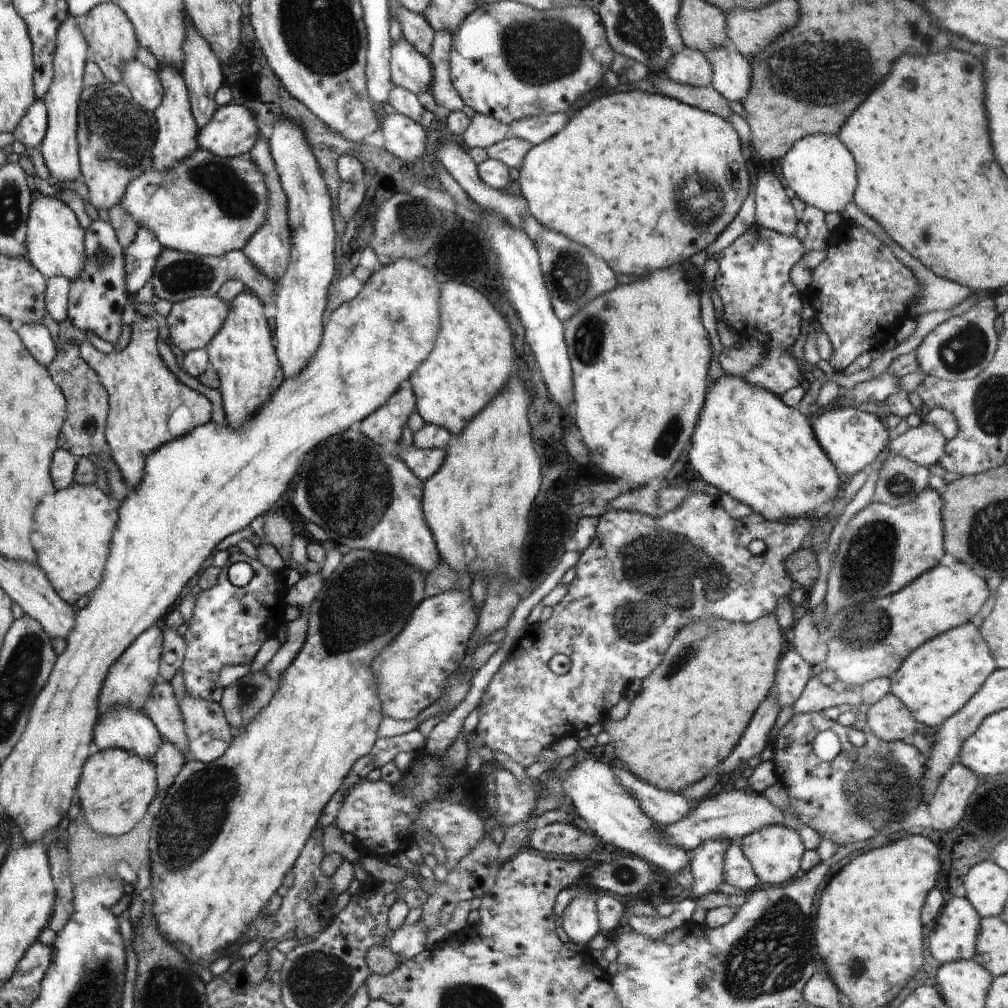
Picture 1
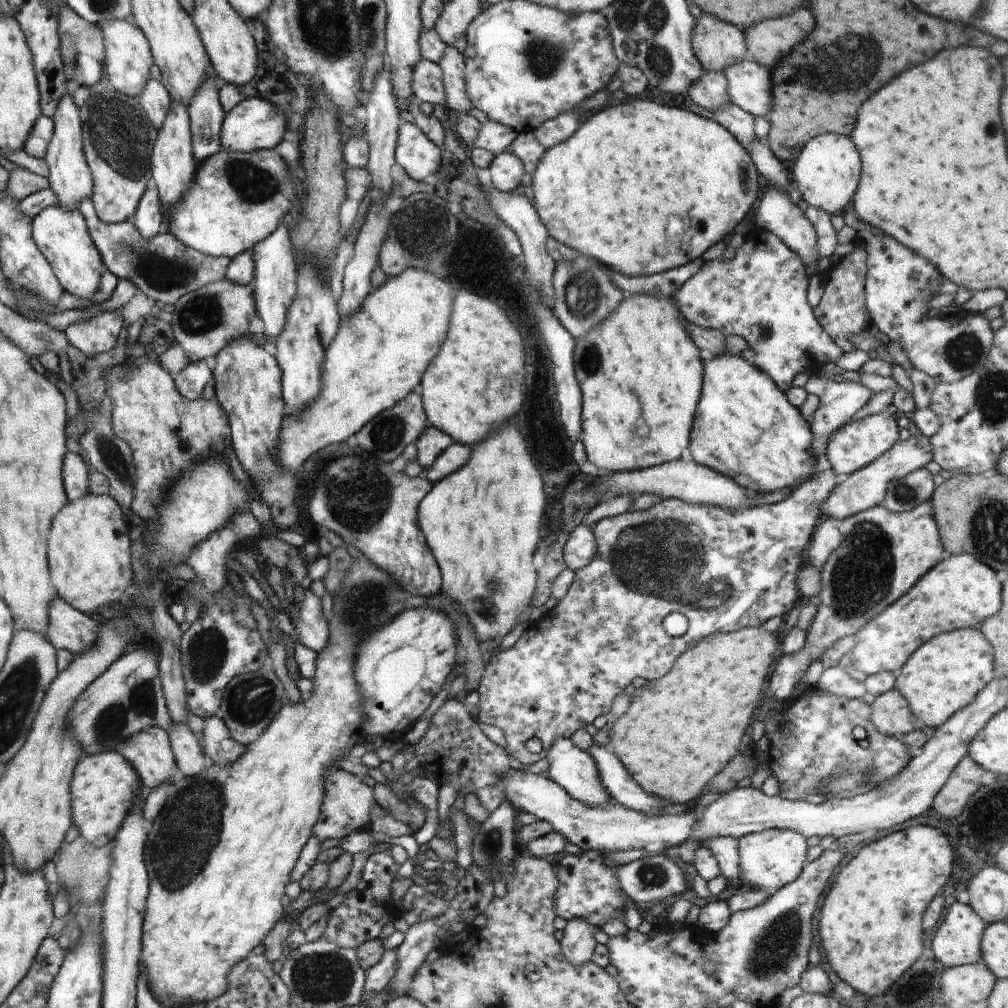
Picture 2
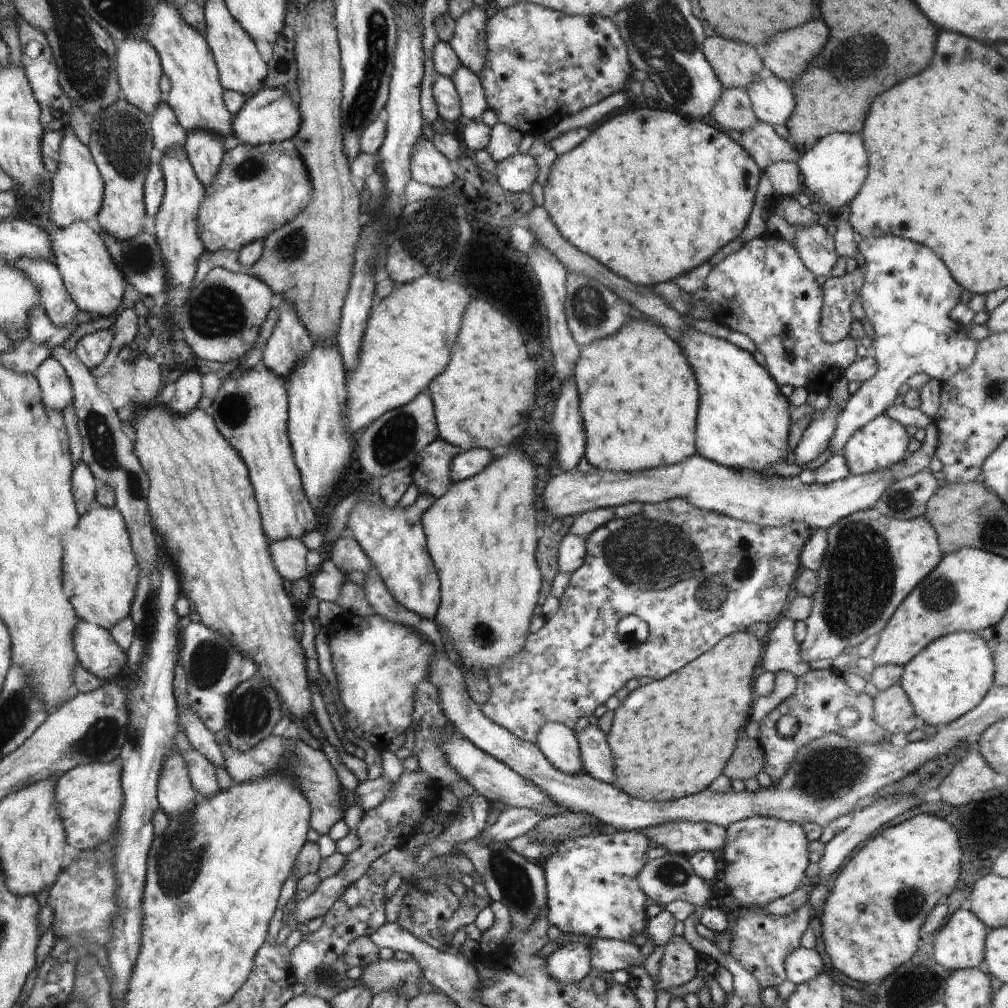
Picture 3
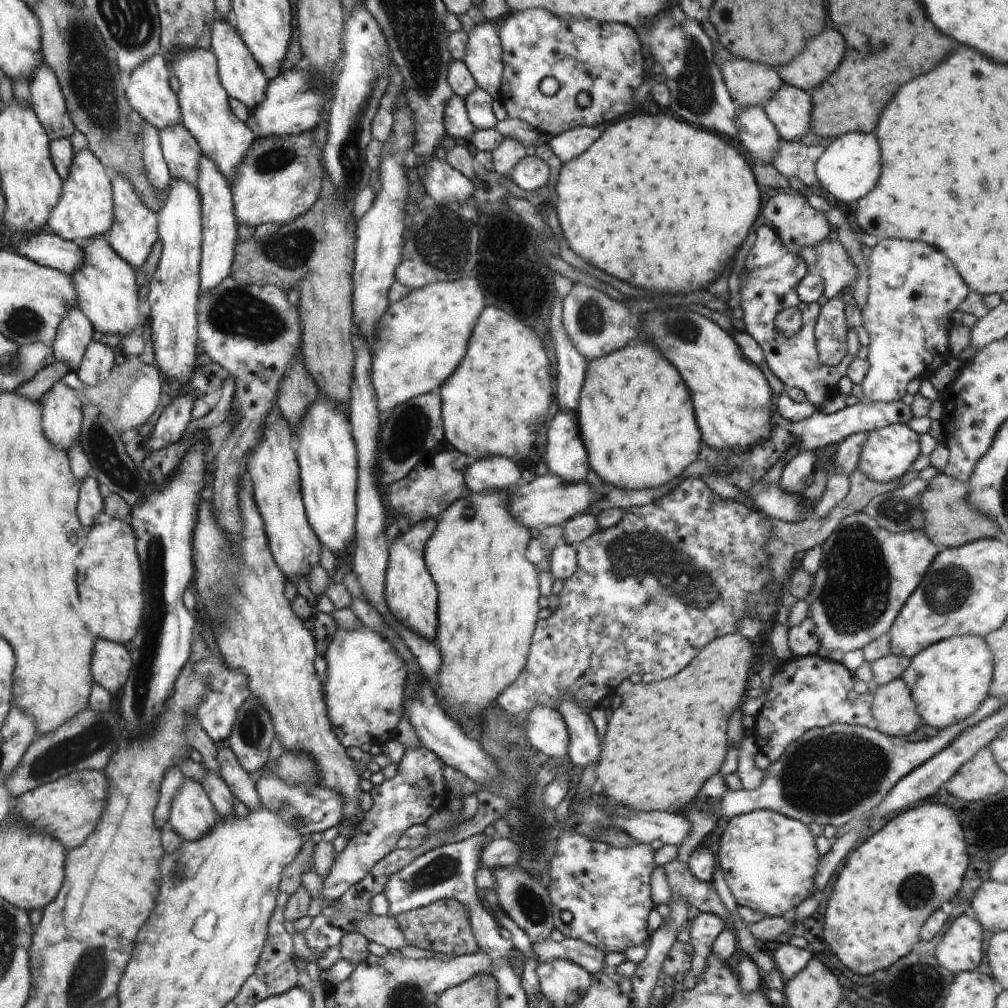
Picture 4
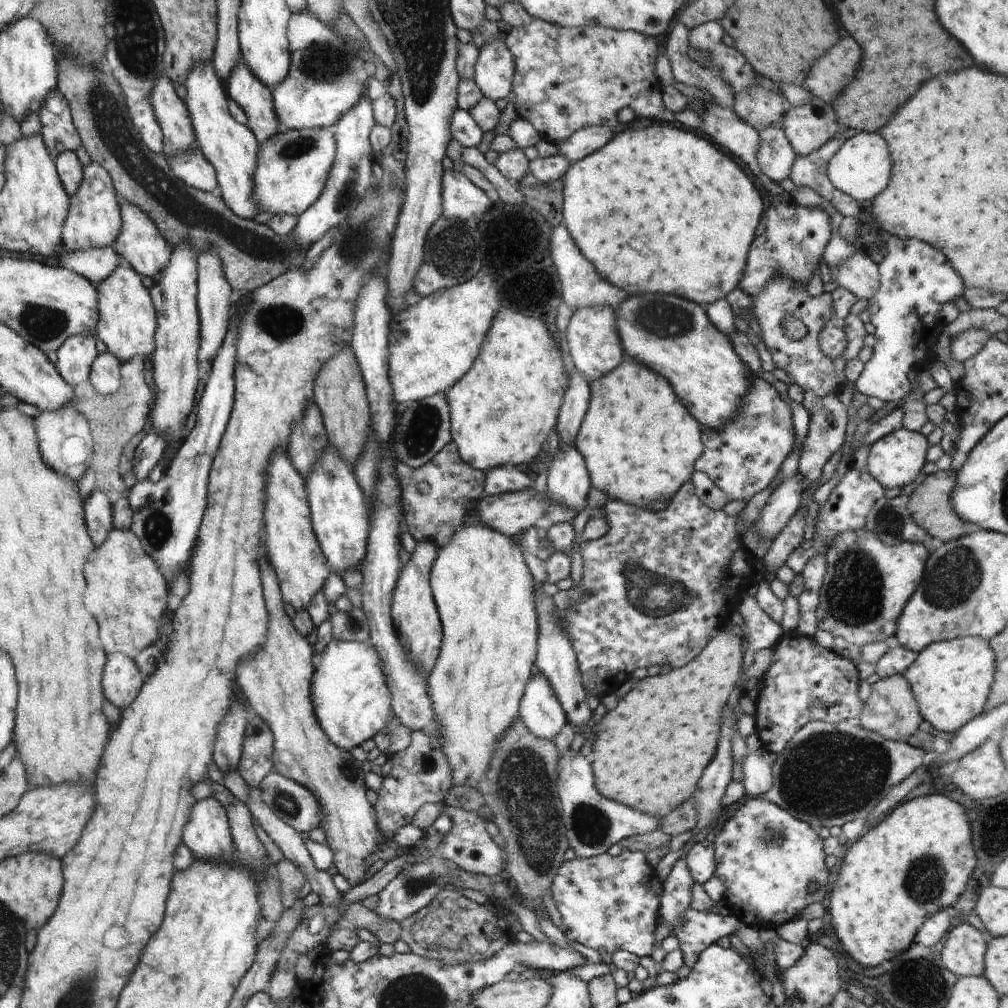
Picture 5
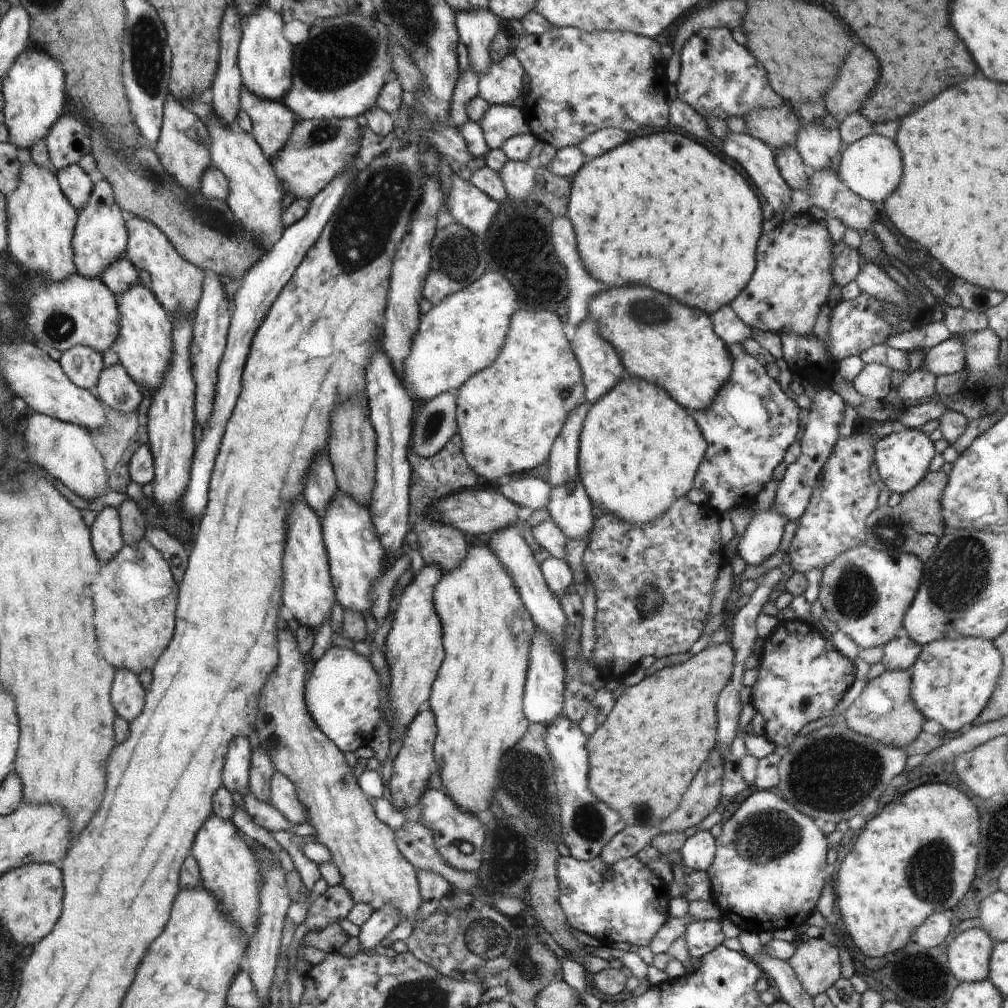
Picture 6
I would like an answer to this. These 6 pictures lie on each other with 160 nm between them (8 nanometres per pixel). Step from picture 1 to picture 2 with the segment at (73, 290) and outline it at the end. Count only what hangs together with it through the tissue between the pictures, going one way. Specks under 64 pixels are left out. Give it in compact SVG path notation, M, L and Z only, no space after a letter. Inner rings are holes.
M116 309L69 326L65 333L70 345L85 355L95 355L110 352L116 346L122 326L125 324L122 324L120 309Z

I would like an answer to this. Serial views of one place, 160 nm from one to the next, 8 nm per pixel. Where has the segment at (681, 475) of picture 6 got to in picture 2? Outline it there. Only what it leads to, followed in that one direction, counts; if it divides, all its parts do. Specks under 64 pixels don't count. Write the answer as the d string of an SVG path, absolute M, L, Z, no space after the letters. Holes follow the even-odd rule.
M630 295L617 306L610 316L603 323L597 324L590 329L590 332L575 338L573 350L575 377L582 390L582 430L580 438L584 444L587 460L594 466L608 470L611 473L621 473L635 470L647 469L668 461L680 459L682 450L689 448L690 432L696 407L699 403L701 388L703 385L703 362L699 355L698 347L694 344L691 335L683 325L681 313L675 306L673 295L664 298L658 295Z

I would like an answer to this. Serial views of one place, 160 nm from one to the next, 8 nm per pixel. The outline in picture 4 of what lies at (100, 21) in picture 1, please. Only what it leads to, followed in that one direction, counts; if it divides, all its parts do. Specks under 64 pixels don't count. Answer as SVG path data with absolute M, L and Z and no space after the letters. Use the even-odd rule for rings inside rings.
M155 55L148 58L147 62L140 64L136 70L128 74L125 78L128 81L127 99L130 100L131 109L136 110L137 114L143 116L147 124L152 124L158 131L168 126L181 124L183 116L180 116L182 108L178 106L176 94L170 90L170 70L162 56Z

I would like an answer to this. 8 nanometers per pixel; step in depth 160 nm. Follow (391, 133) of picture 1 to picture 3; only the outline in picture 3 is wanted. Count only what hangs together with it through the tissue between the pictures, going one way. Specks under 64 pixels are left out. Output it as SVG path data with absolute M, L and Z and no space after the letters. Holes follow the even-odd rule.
M420 139L411 156L411 178L435 189L445 189L455 179L454 166L432 141Z

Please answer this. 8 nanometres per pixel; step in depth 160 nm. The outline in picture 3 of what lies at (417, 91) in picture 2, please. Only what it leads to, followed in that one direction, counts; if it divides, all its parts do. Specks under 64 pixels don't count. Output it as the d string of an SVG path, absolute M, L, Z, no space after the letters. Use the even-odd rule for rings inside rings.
M438 75L433 84L433 96L439 117L451 128L452 121L458 120L461 114L461 100L453 80Z

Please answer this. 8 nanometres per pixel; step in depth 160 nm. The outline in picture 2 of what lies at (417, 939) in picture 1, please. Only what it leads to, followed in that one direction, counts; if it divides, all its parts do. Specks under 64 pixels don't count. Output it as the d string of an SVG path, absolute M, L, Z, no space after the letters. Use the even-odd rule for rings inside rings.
M396 949L383 953L379 964L369 968L367 973L366 986L362 996L362 1002L369 1001L377 997L382 991L386 990L389 982L393 979L397 963Z

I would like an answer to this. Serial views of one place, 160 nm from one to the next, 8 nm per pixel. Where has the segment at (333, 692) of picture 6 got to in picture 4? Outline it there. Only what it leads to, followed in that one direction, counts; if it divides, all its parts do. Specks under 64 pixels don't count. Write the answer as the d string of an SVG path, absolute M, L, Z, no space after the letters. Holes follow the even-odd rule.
M364 625L356 630L336 626L326 651L326 663L328 711L339 742L347 748L360 748L366 743L380 746L389 736L396 736L408 676L406 662L396 648L384 636Z

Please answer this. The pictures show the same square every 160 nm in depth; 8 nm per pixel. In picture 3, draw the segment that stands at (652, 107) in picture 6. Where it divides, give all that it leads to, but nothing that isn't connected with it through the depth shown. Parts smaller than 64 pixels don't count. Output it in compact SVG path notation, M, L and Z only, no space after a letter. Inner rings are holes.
M516 3L515 5L499 9L492 18L487 19L485 37L488 47L487 62L482 74L478 76L485 90L488 106L495 111L500 123L519 130L523 135L530 134L534 137L540 137L549 128L556 126L563 118L574 115L576 112L600 102L603 98L608 98L610 94L626 90L629 83L631 83L630 78L634 67L629 61L626 43L617 29L617 24L609 18L592 15L567 15L534 3Z

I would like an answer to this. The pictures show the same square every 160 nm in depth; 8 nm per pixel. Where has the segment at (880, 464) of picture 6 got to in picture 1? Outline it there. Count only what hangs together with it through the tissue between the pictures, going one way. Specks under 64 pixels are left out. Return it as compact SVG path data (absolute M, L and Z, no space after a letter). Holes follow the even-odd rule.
M838 406L825 411L809 424L818 445L836 466L838 473L854 477L861 470L868 470L870 464L878 458L878 454L886 448L893 432L886 429L887 426L882 421L874 414L861 412L856 407Z

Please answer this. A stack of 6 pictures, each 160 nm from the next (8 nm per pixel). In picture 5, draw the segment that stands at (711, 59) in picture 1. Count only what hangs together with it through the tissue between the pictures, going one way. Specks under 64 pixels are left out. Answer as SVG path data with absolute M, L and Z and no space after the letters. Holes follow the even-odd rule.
M818 97L804 106L791 106L781 127L794 152L800 156L818 150L842 130L832 104Z

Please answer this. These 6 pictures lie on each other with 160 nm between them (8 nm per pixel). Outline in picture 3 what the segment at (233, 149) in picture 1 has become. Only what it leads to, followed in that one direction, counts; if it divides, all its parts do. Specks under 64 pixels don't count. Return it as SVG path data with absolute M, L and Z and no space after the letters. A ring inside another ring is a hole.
M280 87L260 88L256 94L248 97L234 116L234 137L252 146L279 143L294 138L302 124L302 112L297 100L286 92L286 89L282 90Z

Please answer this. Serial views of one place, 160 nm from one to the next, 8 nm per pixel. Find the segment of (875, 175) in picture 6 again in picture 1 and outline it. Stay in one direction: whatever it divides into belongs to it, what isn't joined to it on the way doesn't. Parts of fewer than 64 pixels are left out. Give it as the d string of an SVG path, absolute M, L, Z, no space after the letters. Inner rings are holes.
M816 134L801 138L780 160L777 173L802 202L816 207L822 214L839 212L853 202L857 185L855 158L837 135Z

